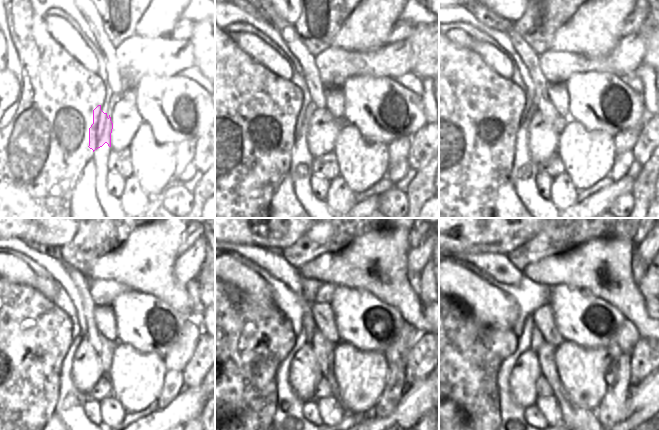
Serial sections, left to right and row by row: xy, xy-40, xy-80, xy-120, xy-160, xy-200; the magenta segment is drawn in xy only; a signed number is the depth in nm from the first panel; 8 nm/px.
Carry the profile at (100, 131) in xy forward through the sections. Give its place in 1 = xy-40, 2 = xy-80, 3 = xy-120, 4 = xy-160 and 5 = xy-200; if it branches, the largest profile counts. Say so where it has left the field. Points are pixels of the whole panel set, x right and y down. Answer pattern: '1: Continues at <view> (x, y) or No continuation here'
1: Continues at xy-40 (323, 128)
2: Continues at xy-80 (543, 140)
3: Continues at xy-120 (86, 370)
4: Continues at xy-160 (304, 373)
5: Continues at xy-200 (526, 370)

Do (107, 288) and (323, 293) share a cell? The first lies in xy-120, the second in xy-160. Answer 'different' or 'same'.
same

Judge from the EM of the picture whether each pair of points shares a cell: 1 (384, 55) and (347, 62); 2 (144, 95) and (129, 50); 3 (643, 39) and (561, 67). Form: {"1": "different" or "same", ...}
{"1": "same", "2": "different", "3": "same"}

